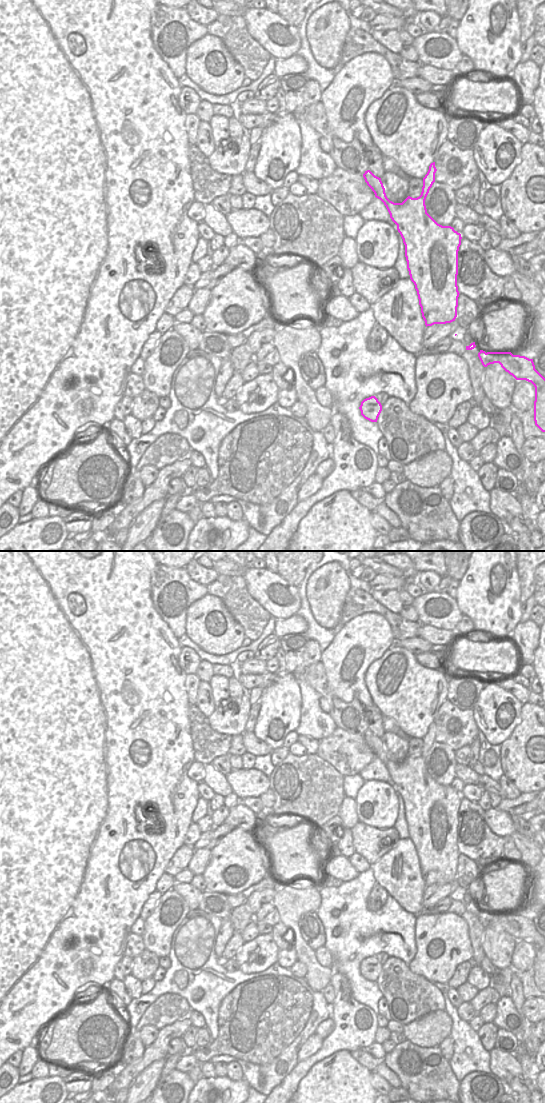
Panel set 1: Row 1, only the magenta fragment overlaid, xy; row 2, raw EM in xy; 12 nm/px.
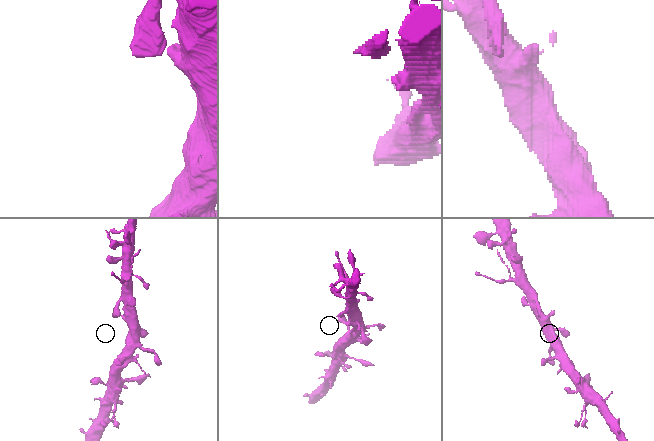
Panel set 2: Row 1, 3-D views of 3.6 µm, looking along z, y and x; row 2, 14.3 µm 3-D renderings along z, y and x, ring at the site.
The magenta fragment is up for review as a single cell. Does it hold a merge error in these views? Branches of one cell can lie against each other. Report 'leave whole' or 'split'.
leave whole

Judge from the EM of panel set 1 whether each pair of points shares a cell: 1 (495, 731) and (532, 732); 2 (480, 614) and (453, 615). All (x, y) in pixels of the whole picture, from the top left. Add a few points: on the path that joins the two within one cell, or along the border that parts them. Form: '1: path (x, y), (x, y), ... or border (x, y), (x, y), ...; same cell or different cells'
1: border (520, 709), (518, 724), (500, 744); different cells
2: border (454, 599), (462, 615); different cells

